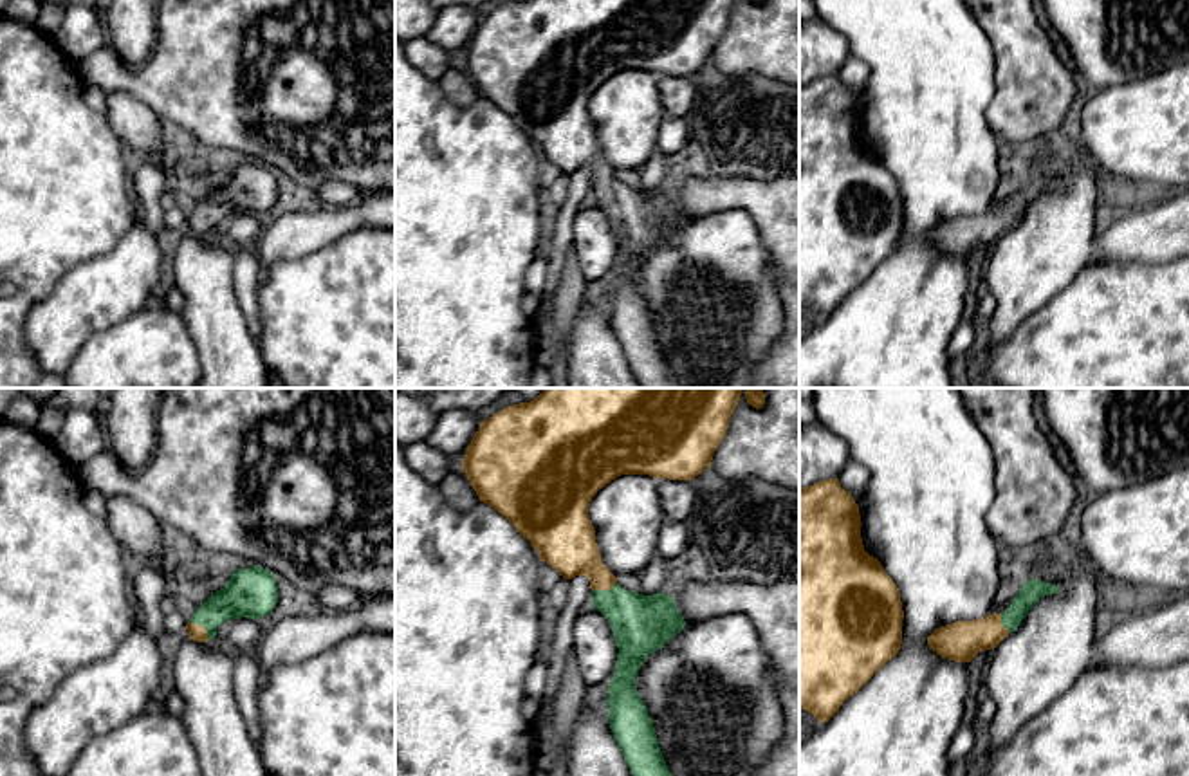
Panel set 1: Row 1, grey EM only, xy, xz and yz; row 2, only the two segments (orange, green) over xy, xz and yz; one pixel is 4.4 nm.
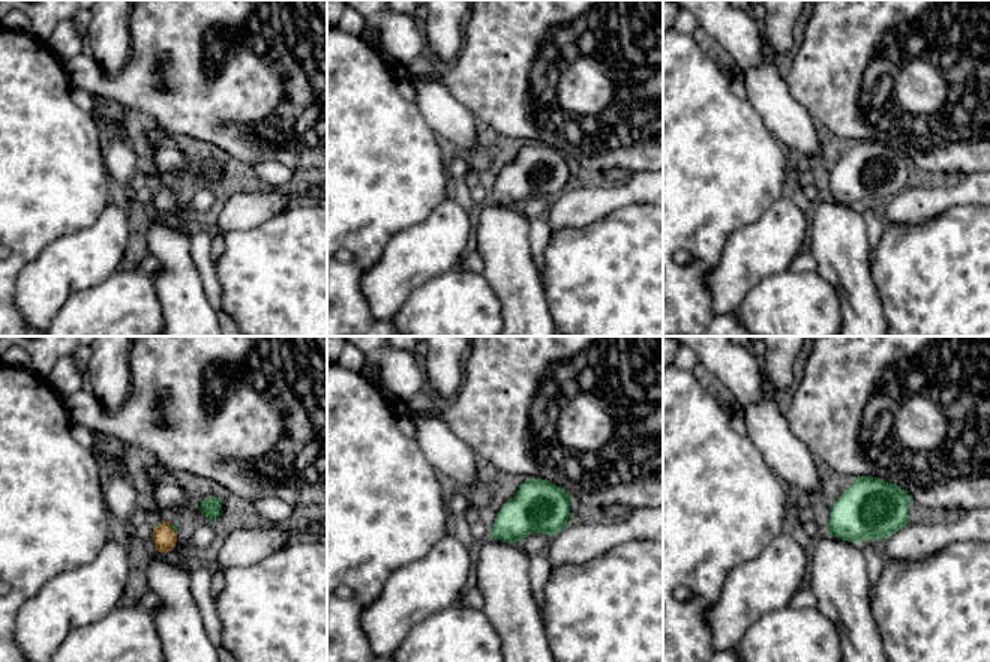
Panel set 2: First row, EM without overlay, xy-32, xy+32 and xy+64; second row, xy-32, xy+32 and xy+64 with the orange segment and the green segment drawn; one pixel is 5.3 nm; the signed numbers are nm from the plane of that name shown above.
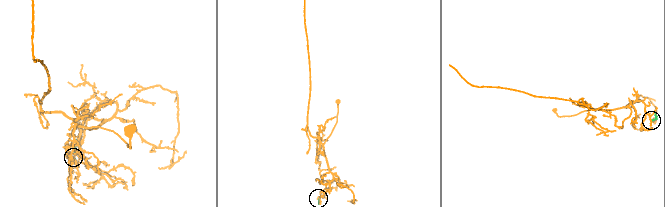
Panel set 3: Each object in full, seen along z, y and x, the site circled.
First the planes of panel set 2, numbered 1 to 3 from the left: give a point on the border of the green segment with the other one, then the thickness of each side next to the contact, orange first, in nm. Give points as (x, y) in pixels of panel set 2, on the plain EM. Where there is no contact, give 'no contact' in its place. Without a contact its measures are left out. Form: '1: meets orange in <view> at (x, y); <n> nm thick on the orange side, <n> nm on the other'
1: meets orange in xy-32 at (170, 191); 120 nm thick on the orange side, 20 nm on the other
2: no contact
3: no contact

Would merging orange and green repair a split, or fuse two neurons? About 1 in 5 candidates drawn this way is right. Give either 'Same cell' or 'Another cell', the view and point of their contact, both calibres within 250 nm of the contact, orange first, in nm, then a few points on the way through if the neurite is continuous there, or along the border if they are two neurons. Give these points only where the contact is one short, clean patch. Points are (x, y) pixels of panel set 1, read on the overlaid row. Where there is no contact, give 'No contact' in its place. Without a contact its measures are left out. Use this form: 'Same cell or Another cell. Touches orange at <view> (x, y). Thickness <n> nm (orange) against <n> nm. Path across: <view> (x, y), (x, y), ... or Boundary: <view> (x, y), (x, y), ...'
Same cell. Touches orange at xy (202, 627). Thickness 70 nm (orange) against 200 nm. Path across: xy (197, 632), (202, 627), (226, 603), (248, 594)

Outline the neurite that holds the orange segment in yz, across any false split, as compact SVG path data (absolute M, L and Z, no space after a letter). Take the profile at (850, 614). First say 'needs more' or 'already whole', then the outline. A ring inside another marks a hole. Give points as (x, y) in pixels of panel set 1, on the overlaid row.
already whole | M837 478L799 487L799 707L828 722L902 644L900 592L864 550L861 514Z

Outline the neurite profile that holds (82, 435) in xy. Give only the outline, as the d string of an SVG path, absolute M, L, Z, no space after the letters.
M69 410L52 444L70 466L78 467L108 449L105 422L94 410Z

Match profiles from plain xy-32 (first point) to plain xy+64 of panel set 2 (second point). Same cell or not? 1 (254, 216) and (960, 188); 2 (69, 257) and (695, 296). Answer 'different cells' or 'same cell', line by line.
1: same cell
2: different cells

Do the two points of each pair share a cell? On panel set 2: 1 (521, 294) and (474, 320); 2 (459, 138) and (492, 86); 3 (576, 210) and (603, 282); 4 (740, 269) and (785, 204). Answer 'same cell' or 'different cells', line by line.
1: different cells
2: different cells
3: different cells
4: same cell

